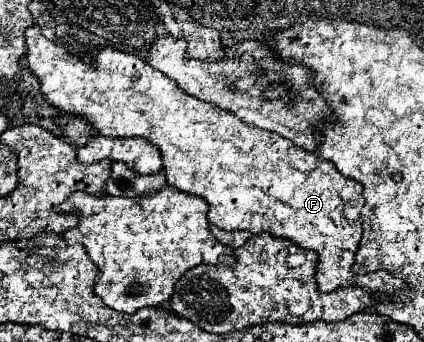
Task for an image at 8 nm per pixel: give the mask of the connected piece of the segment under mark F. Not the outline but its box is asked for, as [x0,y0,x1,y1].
[25,27,405,301]

